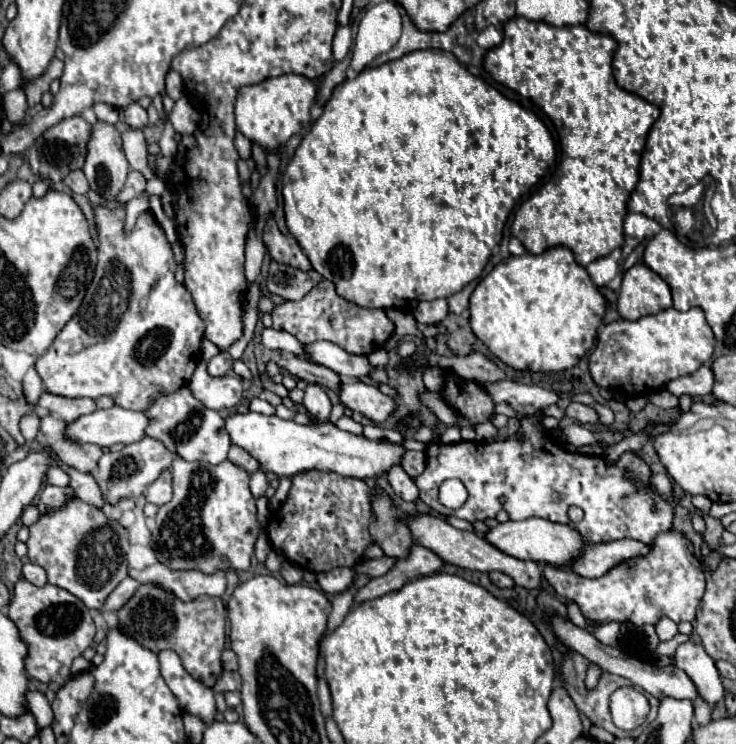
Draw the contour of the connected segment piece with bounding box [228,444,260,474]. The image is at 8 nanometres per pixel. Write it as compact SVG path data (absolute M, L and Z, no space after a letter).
M230 446L230 450L228 452L228 460L230 462L234 462L236 466L240 466L242 470L246 470L248 474L254 474L260 466L258 466L258 462L246 452L246 450L242 450L240 446Z

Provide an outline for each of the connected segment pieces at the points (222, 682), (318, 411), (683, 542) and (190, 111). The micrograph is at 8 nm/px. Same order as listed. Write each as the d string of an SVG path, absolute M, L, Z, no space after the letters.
M224 672L218 678L218 682L214 686L214 692L222 692L222 694L236 692L236 690L240 690L240 682L242 682L242 678L240 678L238 672Z
M308 384L306 390L304 390L304 400L302 400L302 406L308 410L308 414L318 420L318 422L326 422L328 416L330 416L330 410L332 410L332 404L330 404L330 398L326 396L326 392L316 386L316 384Z
M678 530L658 534L650 542L648 554L628 558L600 578L580 578L568 568L556 568L550 564L544 564L542 572L560 596L578 604L584 618L596 624L632 622L638 628L648 622L655 625L662 616L671 619L680 618L680 614L696 614L696 604L700 602L706 584L706 576L694 554L692 542Z
M186 96L176 100L170 114L170 124L178 134L194 134L194 130L198 128L198 120L200 120L200 114Z

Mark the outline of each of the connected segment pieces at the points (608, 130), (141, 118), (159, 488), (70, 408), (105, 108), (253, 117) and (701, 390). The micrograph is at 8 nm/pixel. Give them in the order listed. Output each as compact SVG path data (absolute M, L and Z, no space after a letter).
M518 16L504 24L504 42L484 56L484 68L492 78L520 96L532 98L532 102L550 116L560 140L562 160L556 190L534 192L514 214L512 234L530 254L542 254L546 248L562 244L574 252L580 266L588 266L624 244L622 222L628 214L626 204L638 184L640 154L644 150L648 130L660 116L660 110L654 104L644 102L644 98L618 88L612 74L614 52L616 44L608 34L590 32L586 26L556 28L546 22L532 22Z
M132 102L132 106L124 108L124 120L130 128L144 128L148 124L146 110L138 102Z
M170 470L162 472L162 476L148 486L146 500L156 506L168 504L172 500L172 474L170 474Z
M42 392L40 408L60 416L64 422L76 422L76 418L84 416L84 414L92 414L96 410L96 402L92 398L60 398L48 392Z
M102 102L94 104L92 110L94 110L94 114L96 114L98 120L106 120L110 124L116 124L118 118L120 118L120 114L118 114L118 110L114 106L108 106L108 104L102 104Z
M284 74L280 78L268 78L260 84L244 86L236 98L236 128L250 142L262 146L264 152L278 152L292 134L310 122L310 106L314 102L316 88L310 78L300 74Z
M702 366L694 374L680 376L676 380L668 382L666 388L674 396L682 396L682 394L688 394L688 396L704 396L704 394L710 394L712 392L712 386L714 386L712 368L710 366Z

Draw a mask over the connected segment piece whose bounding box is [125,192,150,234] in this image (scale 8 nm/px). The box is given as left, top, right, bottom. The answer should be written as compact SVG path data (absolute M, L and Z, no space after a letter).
M144 192L142 195L133 198L126 204L125 230L126 234L129 234L131 232L131 229L134 227L134 224L136 223L139 213L144 212L150 208L149 194L147 192Z

